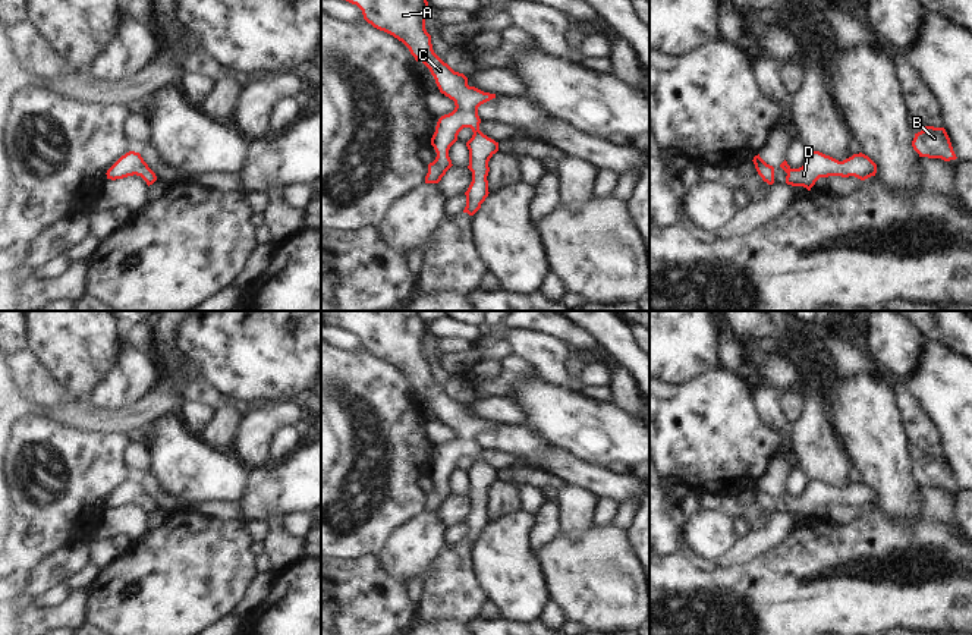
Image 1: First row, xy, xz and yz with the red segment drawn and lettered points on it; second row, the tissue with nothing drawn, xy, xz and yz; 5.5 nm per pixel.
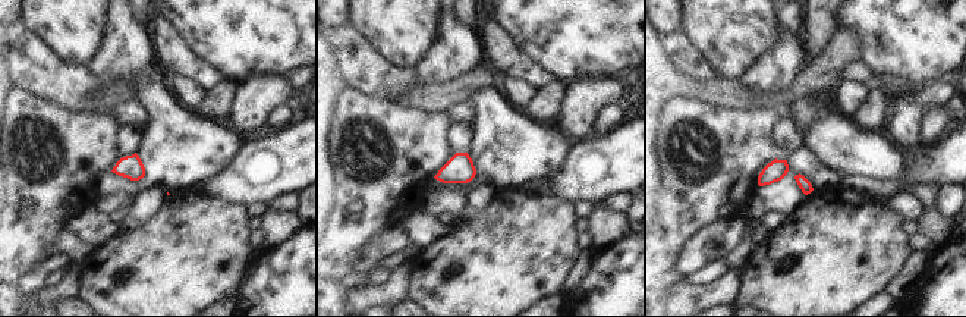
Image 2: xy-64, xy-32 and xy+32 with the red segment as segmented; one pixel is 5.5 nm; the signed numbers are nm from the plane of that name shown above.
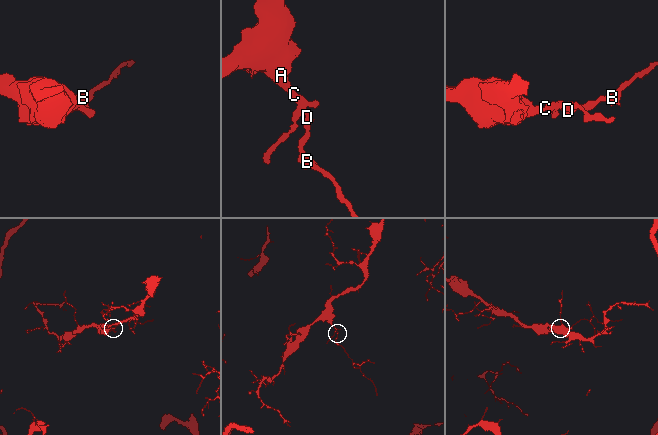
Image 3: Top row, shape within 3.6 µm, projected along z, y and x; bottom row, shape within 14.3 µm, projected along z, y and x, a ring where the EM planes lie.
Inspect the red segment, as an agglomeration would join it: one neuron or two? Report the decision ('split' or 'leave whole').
leave whole

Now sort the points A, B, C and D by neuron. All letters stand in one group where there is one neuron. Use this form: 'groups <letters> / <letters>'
groups A B C D

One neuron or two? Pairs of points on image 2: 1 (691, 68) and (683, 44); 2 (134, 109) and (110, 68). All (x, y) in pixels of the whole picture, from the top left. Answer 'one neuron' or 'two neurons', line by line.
1: one neuron
2: two neurons

